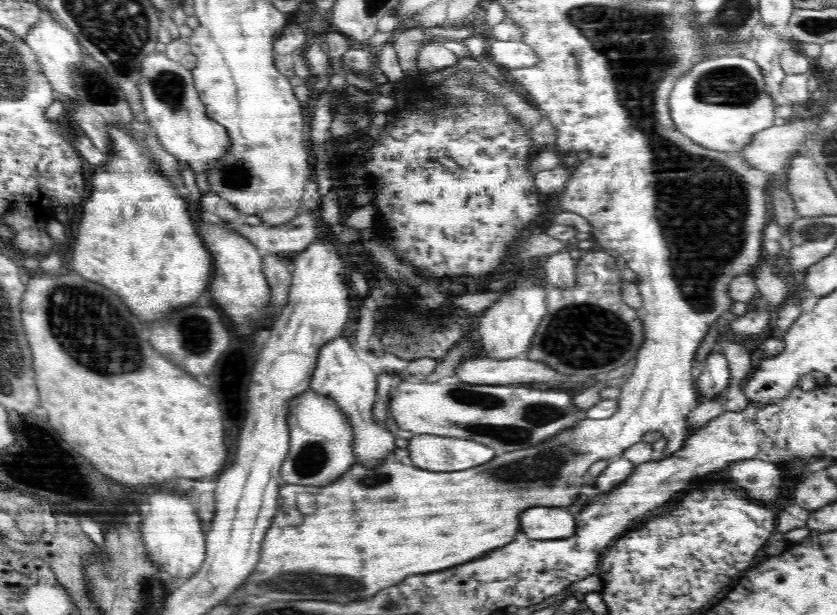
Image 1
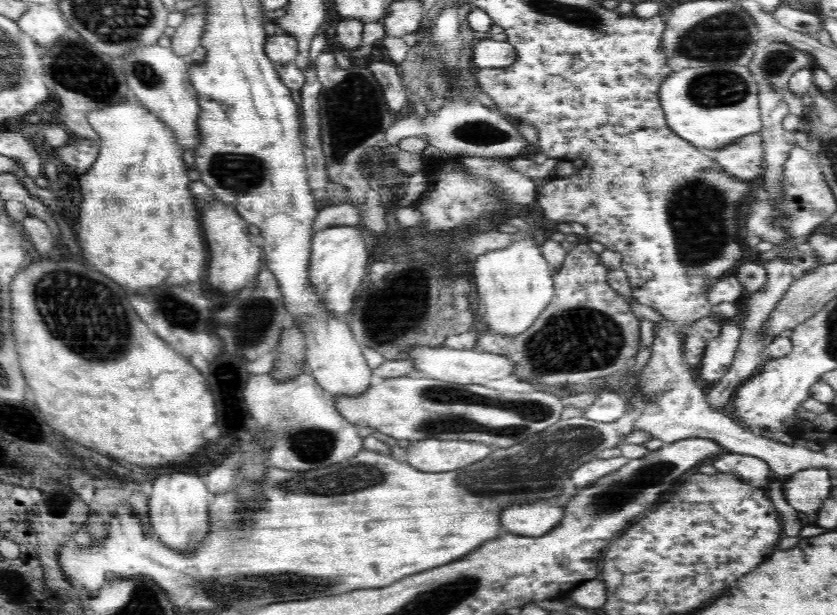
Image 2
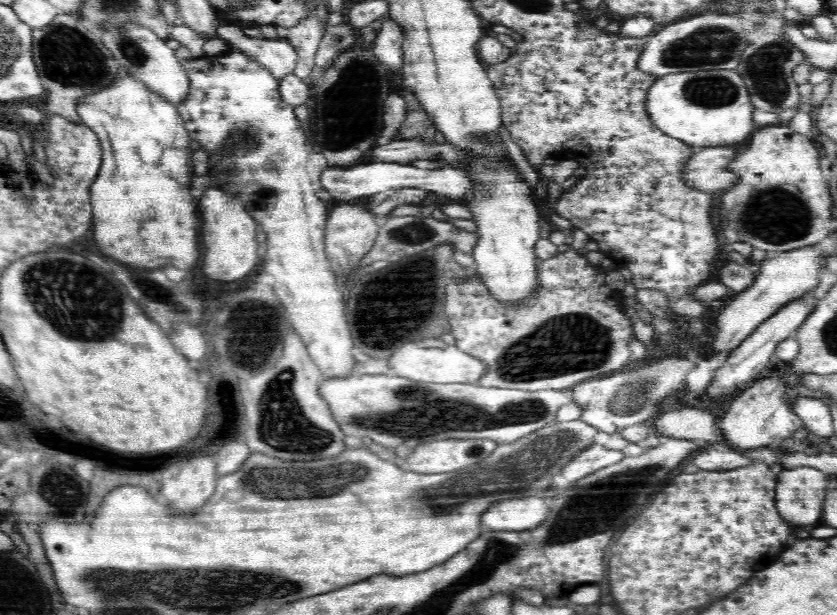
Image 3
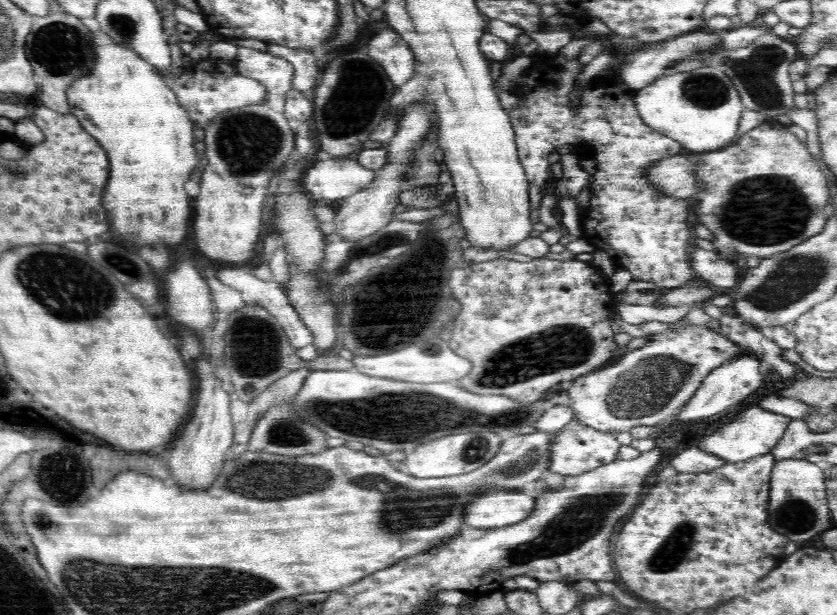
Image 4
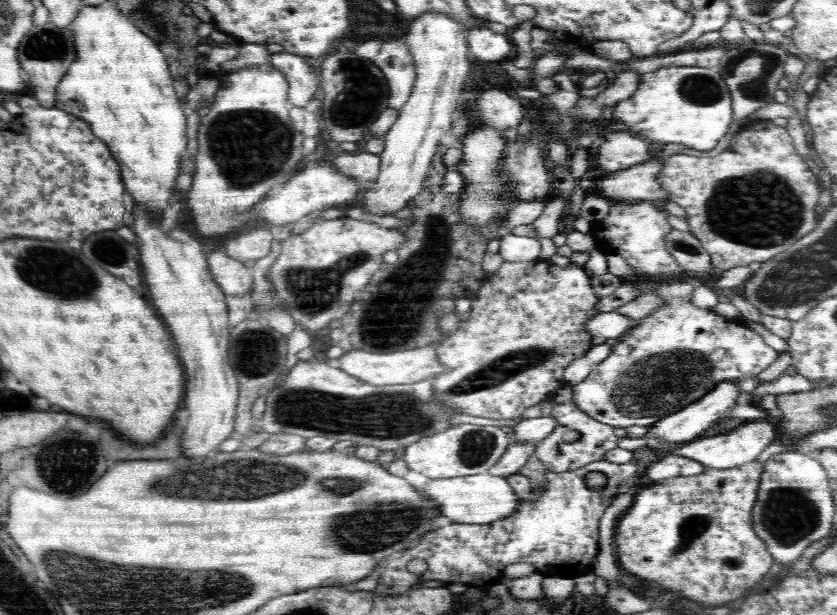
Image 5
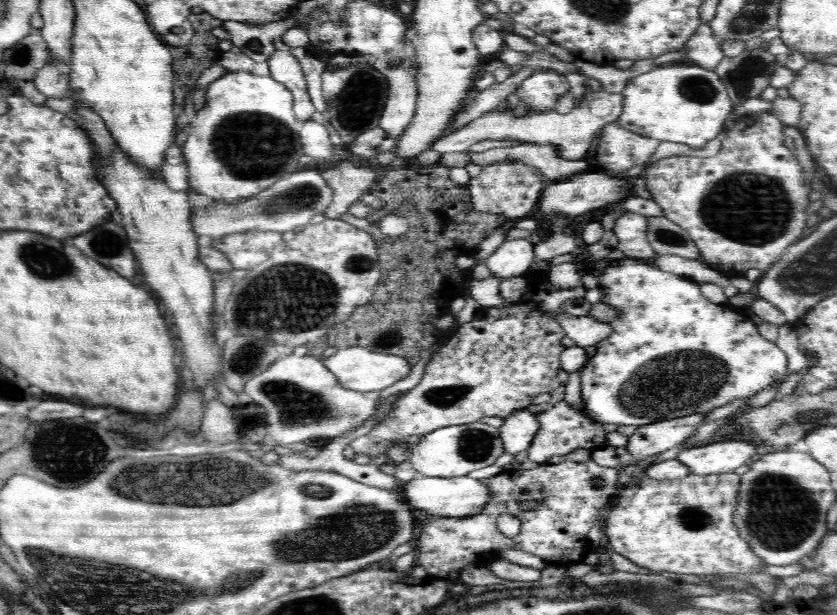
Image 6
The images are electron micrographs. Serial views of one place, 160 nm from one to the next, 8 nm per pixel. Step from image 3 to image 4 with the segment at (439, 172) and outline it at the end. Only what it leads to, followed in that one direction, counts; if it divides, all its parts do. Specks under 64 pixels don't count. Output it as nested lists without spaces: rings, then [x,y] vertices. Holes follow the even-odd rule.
[[[351,159],[326,160],[326,162],[309,164],[301,178],[301,190],[309,194],[314,203],[325,202],[330,204],[334,200],[344,199],[362,190],[368,186],[370,181],[374,180],[374,177],[374,170],[368,170]]]

